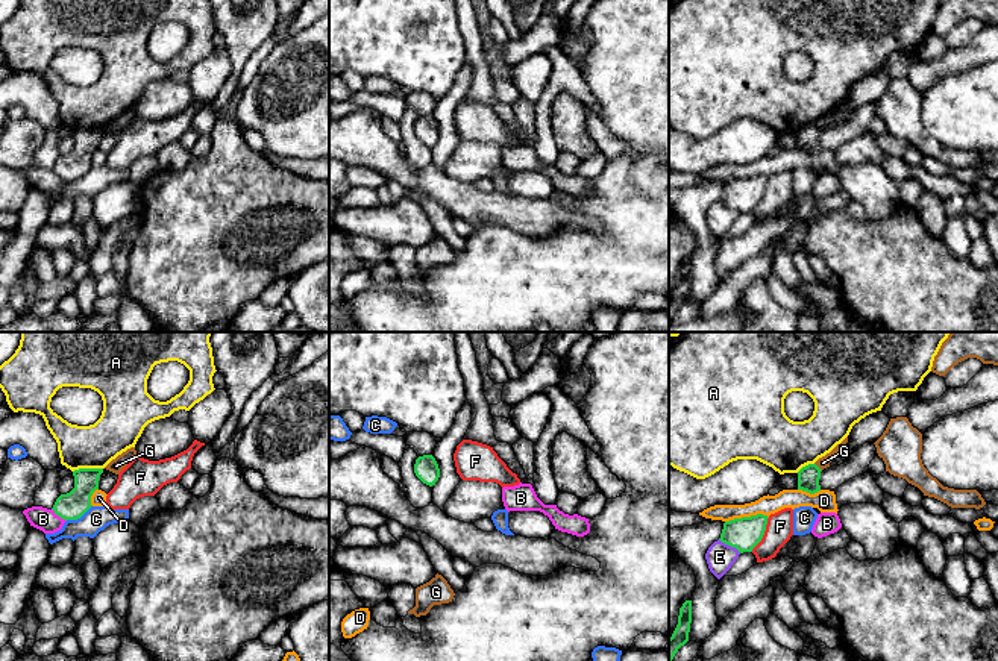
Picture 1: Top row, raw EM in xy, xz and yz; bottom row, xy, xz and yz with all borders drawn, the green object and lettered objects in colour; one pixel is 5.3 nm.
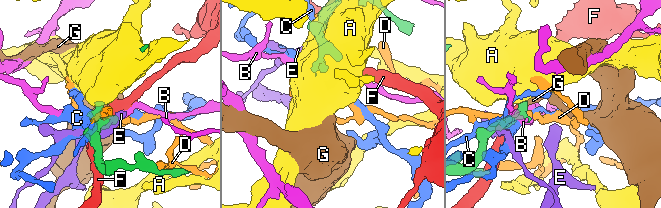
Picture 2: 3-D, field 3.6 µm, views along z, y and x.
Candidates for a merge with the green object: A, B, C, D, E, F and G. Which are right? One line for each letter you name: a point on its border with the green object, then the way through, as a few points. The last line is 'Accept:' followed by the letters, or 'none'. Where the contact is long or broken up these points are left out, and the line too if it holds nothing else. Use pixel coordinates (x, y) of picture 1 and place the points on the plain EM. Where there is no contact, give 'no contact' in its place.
Accept: none

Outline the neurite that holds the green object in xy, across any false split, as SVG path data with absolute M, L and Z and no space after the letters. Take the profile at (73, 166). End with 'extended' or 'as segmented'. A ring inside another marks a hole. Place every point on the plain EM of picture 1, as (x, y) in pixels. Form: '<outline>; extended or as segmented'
M103 129L74 130L74 149L56 159L52 168L55 174L64 180L80 179L93 167L91 156L99 150L99 138L102 133Z; as segmented

